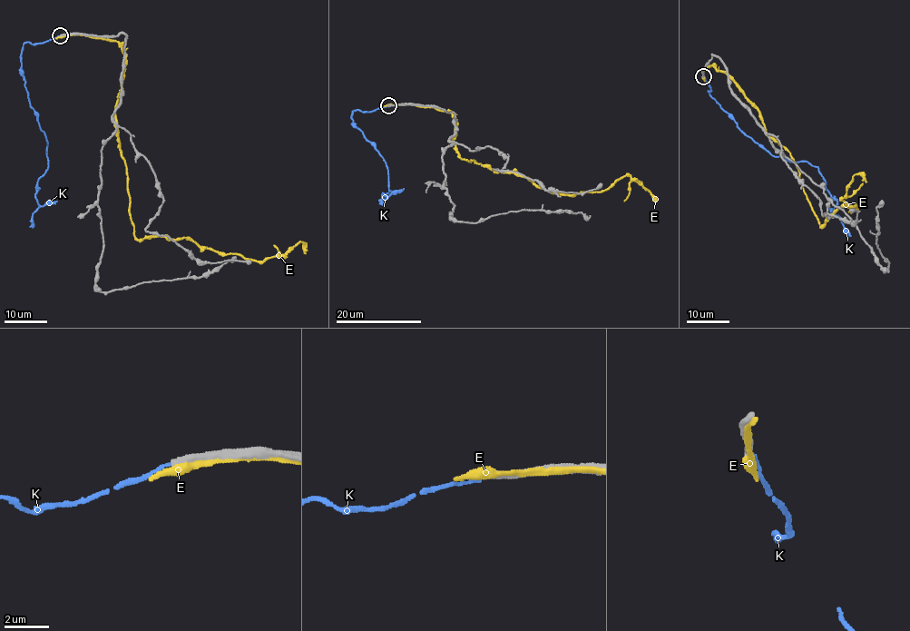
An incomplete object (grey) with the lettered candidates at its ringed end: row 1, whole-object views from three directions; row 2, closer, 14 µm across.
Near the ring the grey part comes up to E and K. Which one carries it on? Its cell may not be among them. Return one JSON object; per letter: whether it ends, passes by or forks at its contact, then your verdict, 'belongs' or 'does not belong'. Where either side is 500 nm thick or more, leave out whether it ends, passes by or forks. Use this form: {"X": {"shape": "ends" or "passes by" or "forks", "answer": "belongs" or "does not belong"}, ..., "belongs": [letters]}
{"E": {"shape": "passes by", "answer": "does not belong"}, "K": {"shape": "ends", "answer": "does not belong"}, "belongs": []}

